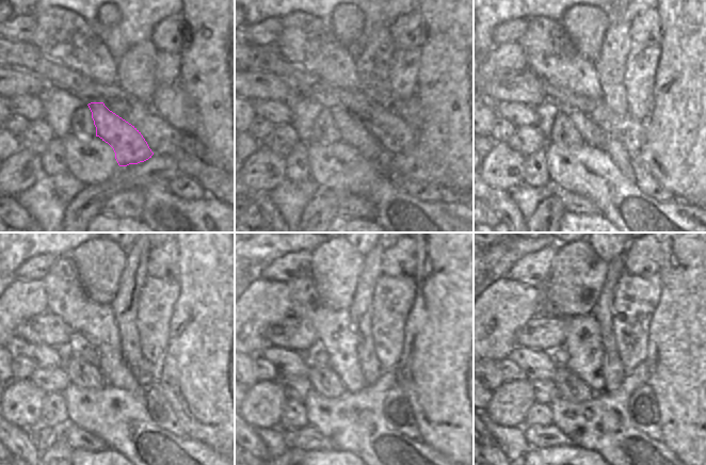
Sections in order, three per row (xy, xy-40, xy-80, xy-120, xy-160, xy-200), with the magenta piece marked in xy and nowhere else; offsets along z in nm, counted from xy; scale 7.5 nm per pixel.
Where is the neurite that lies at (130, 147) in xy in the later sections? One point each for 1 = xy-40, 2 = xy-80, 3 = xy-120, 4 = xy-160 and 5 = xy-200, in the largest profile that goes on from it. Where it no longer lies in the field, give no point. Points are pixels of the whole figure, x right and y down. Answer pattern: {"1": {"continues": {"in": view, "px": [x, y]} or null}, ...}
{"1": {"continues": {"in": "xy-40", "px": [353, 132]}}, "2": {"continues": {"in": "xy-80", "px": [593, 134]}}, "3": {"continues": {"in": "xy-120", "px": [89, 353]}}, "4": {"continues": {"in": "xy-160", "px": [319, 356]}}, "5": {"continues": {"in": "xy-200", "px": [560, 355]}}}

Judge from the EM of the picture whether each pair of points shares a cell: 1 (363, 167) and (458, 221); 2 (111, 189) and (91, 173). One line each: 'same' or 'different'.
1: same
2: different

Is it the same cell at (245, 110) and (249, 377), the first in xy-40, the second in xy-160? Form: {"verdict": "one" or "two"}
{"verdict": "one"}

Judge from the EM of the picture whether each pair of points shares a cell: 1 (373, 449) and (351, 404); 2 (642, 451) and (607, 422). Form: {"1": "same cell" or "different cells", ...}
{"1": "same cell", "2": "same cell"}

